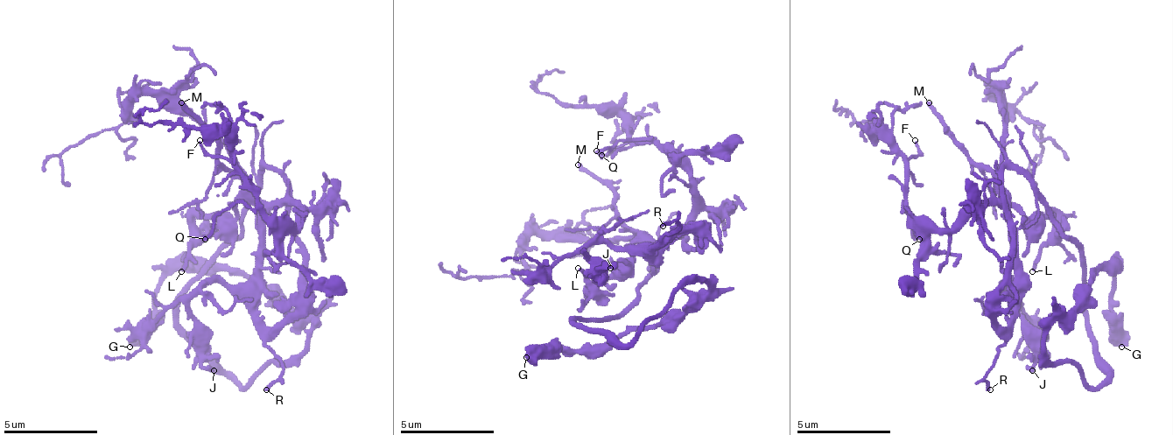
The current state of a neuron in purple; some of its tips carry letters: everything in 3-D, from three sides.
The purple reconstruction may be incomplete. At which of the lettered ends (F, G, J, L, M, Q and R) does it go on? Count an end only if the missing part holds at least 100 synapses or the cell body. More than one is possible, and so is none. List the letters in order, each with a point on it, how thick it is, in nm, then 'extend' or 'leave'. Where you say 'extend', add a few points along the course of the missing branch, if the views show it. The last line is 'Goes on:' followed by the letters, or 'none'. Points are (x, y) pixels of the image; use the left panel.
F: (200, 140) | 150 nm | leave
G: (129, 347) | 600 nm | leave
J: (214, 370) | 240 nm | leave
L: (181, 271) | 120 nm | leave
M: (181, 102) | 200 nm | extend
Q: (205, 239) | 150 nm | leave
R: (266, 389) | 100 nm | leave
Goes on: M

